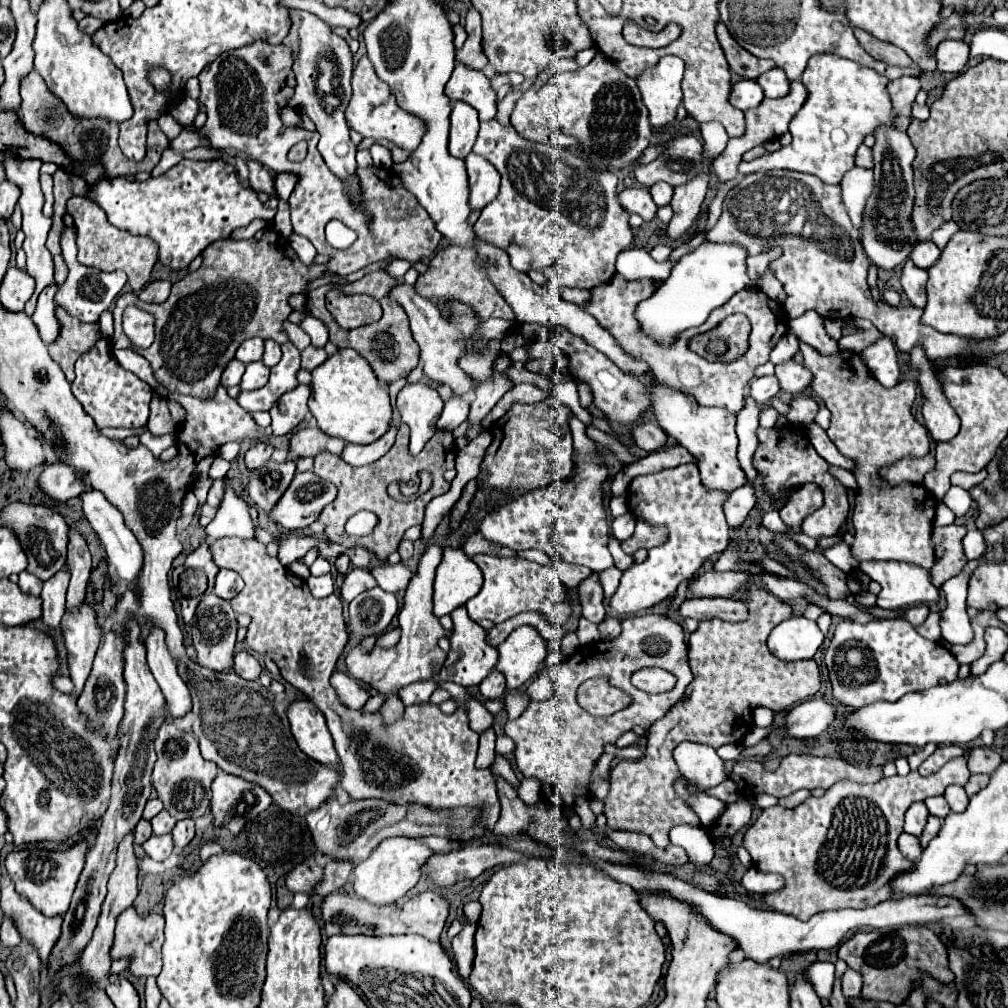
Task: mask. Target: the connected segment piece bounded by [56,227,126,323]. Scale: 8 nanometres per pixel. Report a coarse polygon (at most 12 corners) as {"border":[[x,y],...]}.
{"border":[[76,231],[62,235],[70,269],[56,303],[94,323],[120,295],[126,273],[104,273],[76,259]]}

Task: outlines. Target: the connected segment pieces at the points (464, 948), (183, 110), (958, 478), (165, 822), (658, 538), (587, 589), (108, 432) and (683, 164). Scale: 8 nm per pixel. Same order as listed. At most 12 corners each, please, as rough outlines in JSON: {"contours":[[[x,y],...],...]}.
{"contours":[[[460,919],[462,931],[452,939],[454,963],[462,981],[474,961],[476,925]],[[188,95],[170,107],[180,125],[192,123],[198,113],[198,101]],[[986,469],[978,473],[958,471],[952,485],[970,489],[986,479]],[[160,811],[150,823],[154,835],[172,831],[176,819]],[[638,521],[622,551],[632,555],[640,547],[650,549],[662,543],[662,531]],[[596,575],[578,585],[582,615],[600,623],[606,615]],[[148,427],[140,429],[102,429],[108,439],[126,439],[142,435]],[[670,141],[664,155],[638,167],[646,187],[678,187],[702,175],[700,141]]]}

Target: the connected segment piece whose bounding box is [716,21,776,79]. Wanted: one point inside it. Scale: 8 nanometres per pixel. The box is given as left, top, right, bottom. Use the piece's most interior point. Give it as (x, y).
(740, 61)

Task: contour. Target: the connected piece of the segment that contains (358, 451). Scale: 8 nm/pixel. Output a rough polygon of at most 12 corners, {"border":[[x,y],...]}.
{"border":[[396,425],[374,443],[346,445],[342,459],[368,465],[386,453],[396,437]]}

